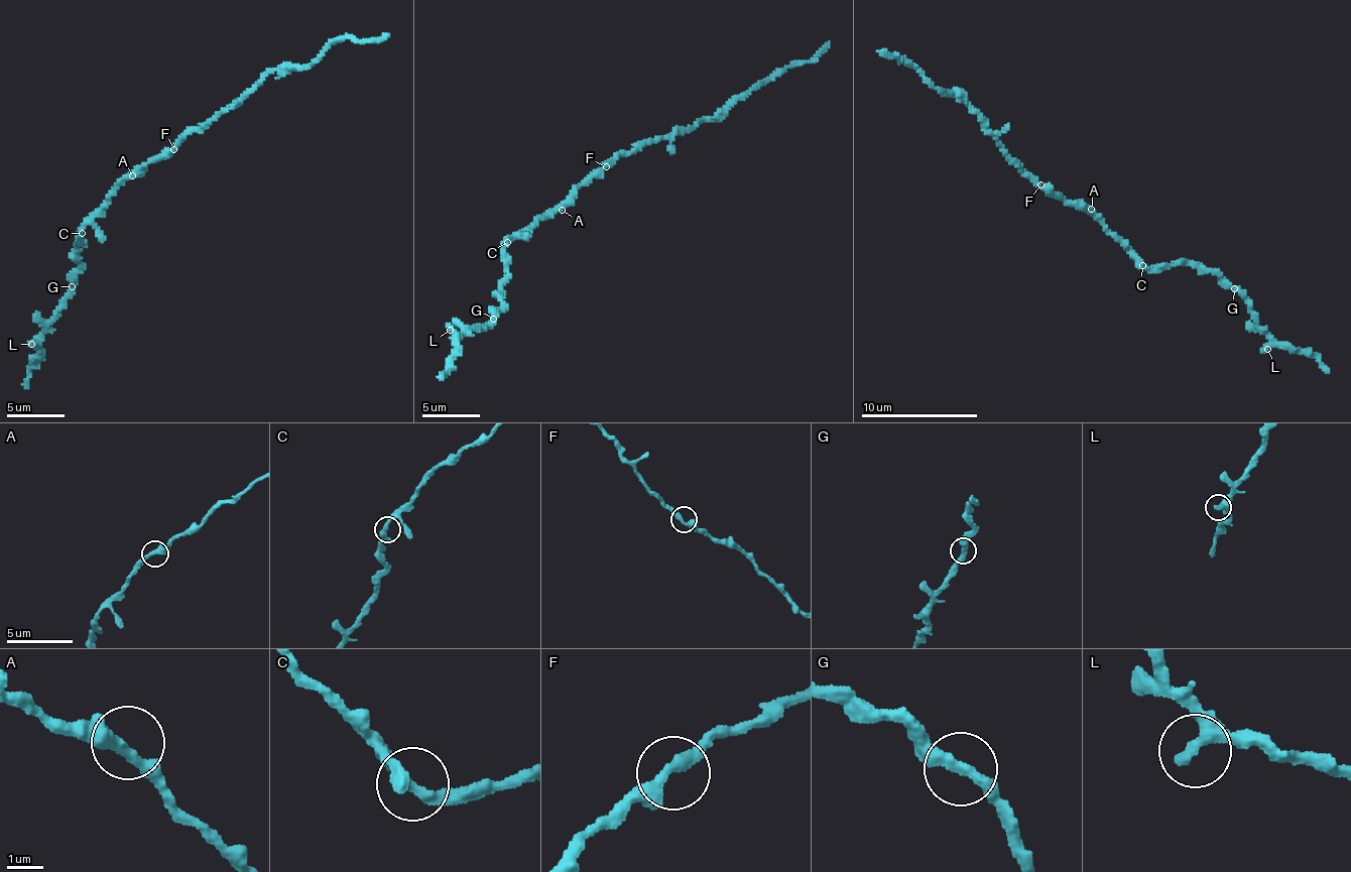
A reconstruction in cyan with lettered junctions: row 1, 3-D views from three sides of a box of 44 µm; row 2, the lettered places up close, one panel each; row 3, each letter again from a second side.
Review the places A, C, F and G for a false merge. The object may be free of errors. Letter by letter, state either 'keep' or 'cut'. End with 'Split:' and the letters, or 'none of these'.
A: keep
C: keep
F: keep
G: keep
Split: none of these

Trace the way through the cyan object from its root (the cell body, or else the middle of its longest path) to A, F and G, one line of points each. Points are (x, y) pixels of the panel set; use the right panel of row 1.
A: (1074, 202), (1091, 209)
F: (1074, 202), (1047, 193), (1040, 184)
G: (1074, 202), (1095, 212), (1140, 265), (1148, 268), (1170, 268), (1178, 263), (1201, 263), (1222, 274), (1233, 287)

